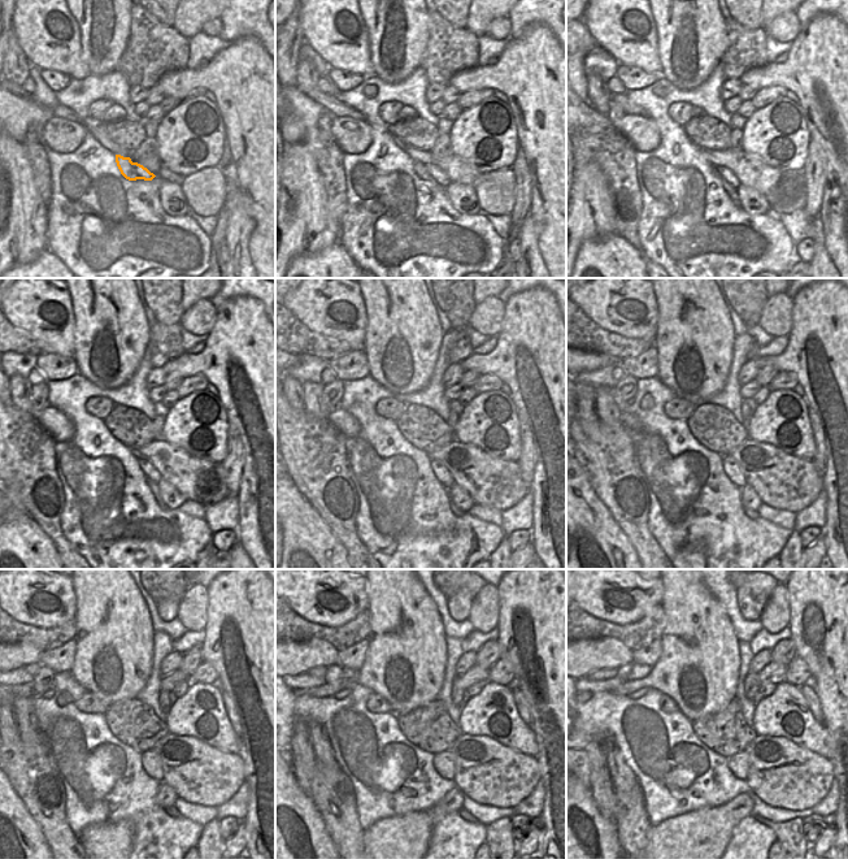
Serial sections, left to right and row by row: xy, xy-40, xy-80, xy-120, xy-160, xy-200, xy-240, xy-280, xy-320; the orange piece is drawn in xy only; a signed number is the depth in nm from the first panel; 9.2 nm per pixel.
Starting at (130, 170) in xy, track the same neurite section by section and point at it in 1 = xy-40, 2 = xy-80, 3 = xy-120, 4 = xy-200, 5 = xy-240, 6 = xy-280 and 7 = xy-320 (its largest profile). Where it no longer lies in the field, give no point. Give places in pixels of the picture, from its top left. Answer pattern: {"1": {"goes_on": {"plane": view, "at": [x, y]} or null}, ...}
{"1": {"goes_on": {"plane": "xy-40", "at": [429, 172]}}, "2": {"goes_on": {"plane": "xy-80", "at": [726, 174]}}, "3": {"goes_on": {"plane": "xy-120", "at": [149, 471]}}, "4": {"goes_on": {"plane": "xy-200", "at": [731, 468]}}, "5": {"goes_on": {"plane": "xy-240", "at": [151, 762]}}, "6": {"goes_on": {"plane": "xy-280", "at": [443, 762]}}, "7": {"goes_on": {"plane": "xy-320", "at": [739, 763]}}}

